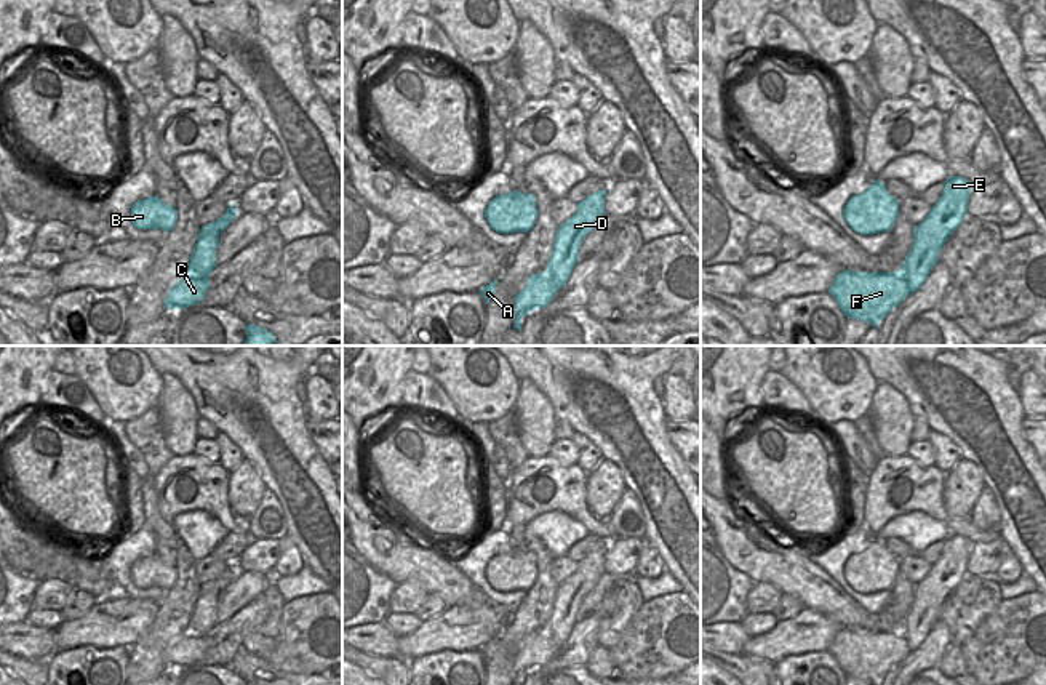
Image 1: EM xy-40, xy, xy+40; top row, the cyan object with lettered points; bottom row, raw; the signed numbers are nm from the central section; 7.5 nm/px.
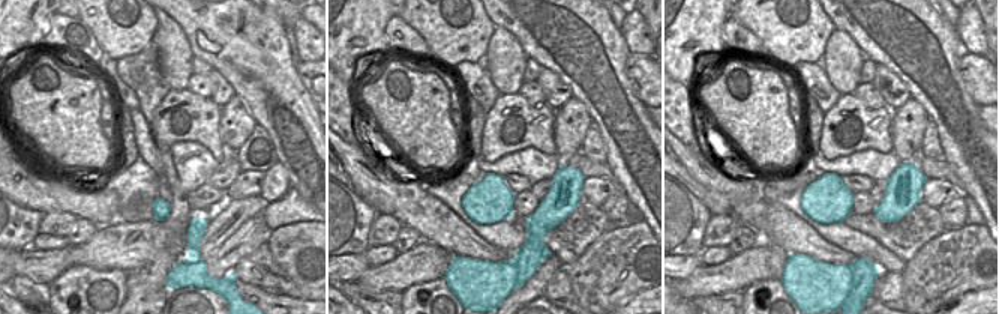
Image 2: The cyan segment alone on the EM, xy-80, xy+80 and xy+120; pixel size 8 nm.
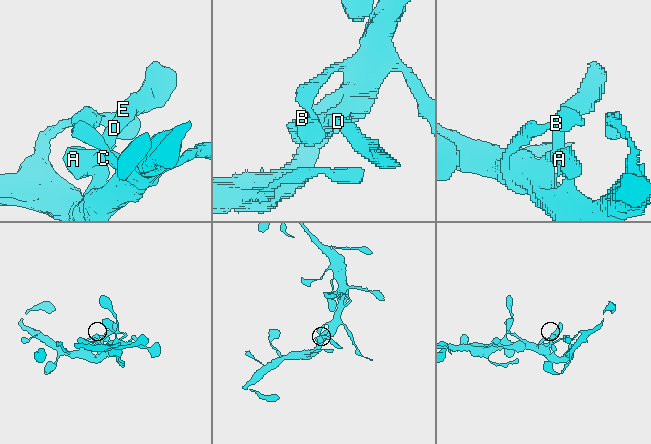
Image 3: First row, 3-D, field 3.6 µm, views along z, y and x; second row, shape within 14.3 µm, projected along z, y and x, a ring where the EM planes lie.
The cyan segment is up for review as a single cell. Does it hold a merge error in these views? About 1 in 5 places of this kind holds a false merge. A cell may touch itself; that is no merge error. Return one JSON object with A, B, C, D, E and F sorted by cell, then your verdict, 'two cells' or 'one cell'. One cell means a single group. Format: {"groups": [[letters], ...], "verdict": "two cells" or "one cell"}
{"groups": [["A", "B", "C", "D", "E", "F"]], "verdict": "one cell"}

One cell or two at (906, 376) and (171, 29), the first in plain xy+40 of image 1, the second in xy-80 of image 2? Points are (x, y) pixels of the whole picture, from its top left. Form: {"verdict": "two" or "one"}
{"verdict": "two"}

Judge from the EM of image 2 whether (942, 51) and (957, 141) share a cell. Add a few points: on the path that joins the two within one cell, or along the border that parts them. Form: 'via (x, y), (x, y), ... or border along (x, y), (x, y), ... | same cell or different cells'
via (942, 74), (942, 93), (957, 119) | same cell

